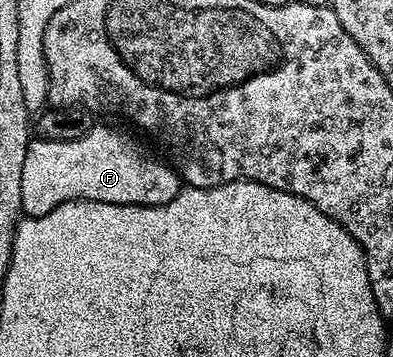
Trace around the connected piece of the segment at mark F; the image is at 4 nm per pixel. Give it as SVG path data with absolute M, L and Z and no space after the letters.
M92 126L85 137L77 141L45 141L35 137L28 142L25 166L21 169L21 205L23 215L36 219L62 203L72 203L74 199L84 199L90 203L116 203L117 205L137 205L156 207L173 201L180 193L181 180L174 166L150 159L129 136L115 127Z

